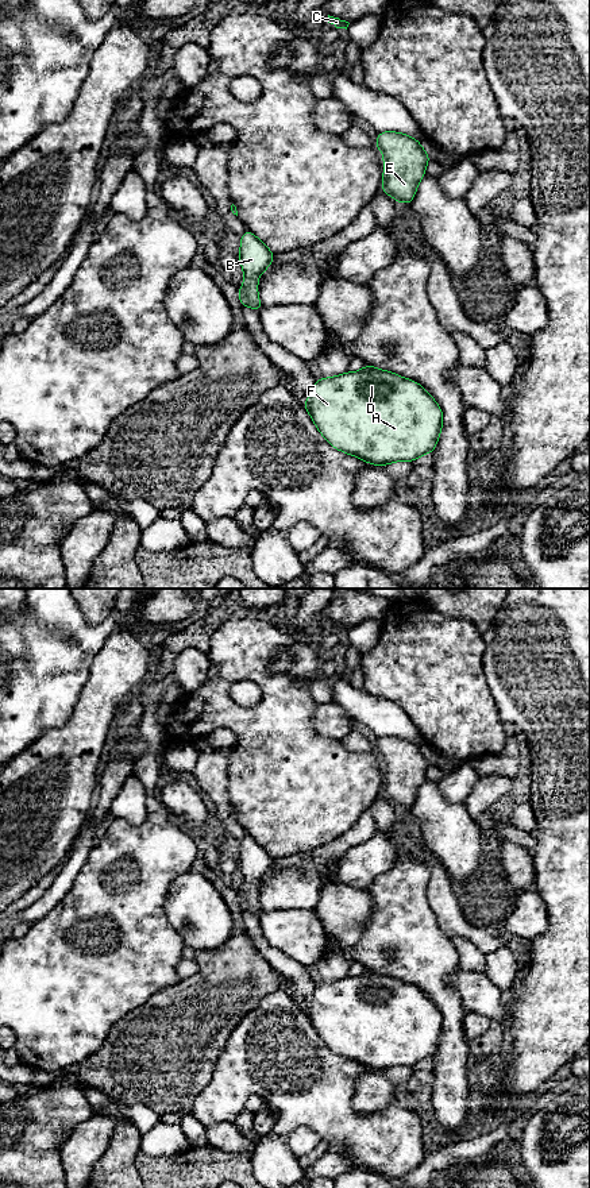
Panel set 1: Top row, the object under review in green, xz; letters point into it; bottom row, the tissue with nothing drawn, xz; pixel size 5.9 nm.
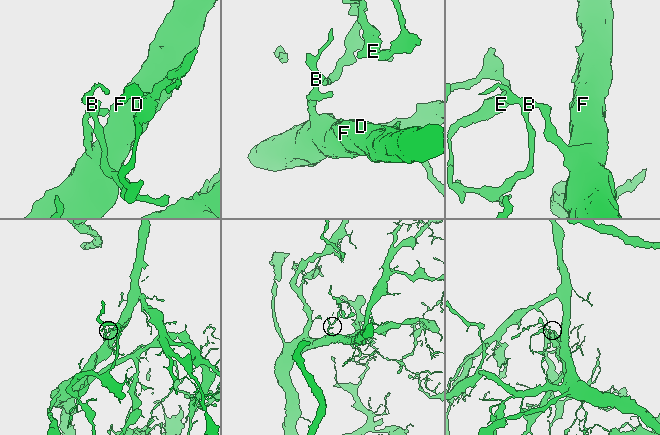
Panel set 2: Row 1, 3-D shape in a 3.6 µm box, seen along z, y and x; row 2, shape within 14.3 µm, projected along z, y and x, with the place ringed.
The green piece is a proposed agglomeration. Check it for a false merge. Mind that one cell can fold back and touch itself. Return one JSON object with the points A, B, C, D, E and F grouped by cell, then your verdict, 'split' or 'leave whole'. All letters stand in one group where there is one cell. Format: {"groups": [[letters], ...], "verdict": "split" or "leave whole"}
{"groups": [["A", "B", "C", "D", "E", "F"]], "verdict": "leave whole"}

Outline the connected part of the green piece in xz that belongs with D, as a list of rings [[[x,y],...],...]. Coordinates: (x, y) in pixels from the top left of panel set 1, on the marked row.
[[[370,364],[356,373],[317,378],[302,405],[335,450],[375,466],[413,462],[433,452],[443,427],[441,408],[421,385]]]

